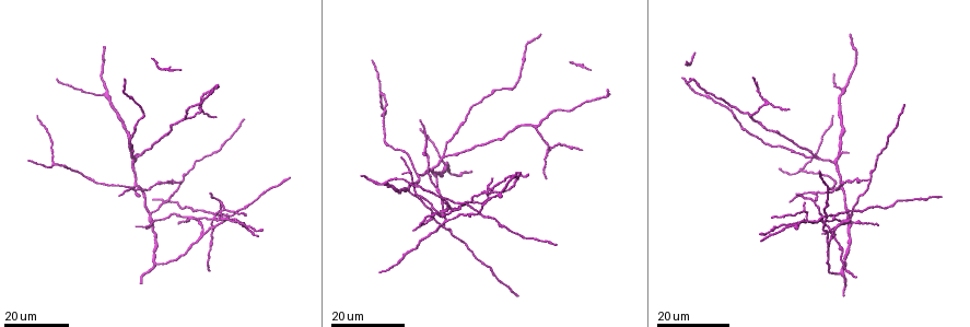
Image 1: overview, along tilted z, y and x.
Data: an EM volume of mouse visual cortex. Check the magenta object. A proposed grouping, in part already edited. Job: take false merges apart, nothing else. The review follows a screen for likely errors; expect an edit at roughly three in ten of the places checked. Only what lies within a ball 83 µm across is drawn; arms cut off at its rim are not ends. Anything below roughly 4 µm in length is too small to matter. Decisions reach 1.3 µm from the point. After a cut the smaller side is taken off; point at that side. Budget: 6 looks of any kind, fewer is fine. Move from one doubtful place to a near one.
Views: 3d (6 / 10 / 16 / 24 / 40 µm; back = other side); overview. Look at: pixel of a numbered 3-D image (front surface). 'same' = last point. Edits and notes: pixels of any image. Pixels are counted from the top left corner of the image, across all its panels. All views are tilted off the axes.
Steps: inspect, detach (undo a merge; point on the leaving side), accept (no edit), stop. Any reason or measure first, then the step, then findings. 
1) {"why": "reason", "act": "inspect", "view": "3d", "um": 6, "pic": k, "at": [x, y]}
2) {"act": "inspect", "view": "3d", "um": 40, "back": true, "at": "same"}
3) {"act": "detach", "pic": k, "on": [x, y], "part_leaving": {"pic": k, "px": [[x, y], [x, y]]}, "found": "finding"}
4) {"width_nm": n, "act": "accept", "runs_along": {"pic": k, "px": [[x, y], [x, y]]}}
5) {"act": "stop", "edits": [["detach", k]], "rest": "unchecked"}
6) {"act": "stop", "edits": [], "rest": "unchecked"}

{"why": "side arm on a straight run", "act": "inspect", "view": "3d", "um": 16, "pic": 1, "at": [848, 85]}

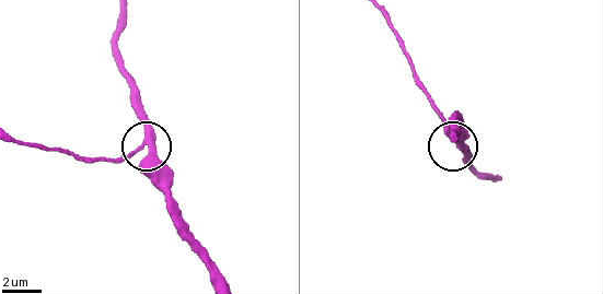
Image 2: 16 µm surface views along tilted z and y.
{"act": "inspect", "view": "3d", "um": 6, "pic": 2, "at": [148, 138]}

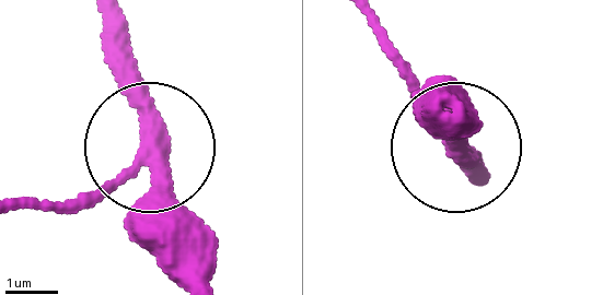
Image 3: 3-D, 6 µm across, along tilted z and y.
{"width_nm": 300, "act": "accept", "runs_along": {"pic": 3, "px": [[206, 280], [115, 16]]}, "found": "continuous, no second neuron"}

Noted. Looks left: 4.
{"why": "thin arm on a thick one", "act": "inspect", "view": "3d", "um": 24, "pic": 1, "at": [379, 94]}

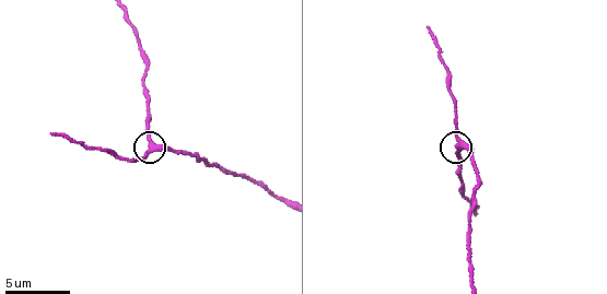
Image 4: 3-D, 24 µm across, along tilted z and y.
{"act": "inspect", "view": "3d", "um": 10, "pic": 4, "at": [458, 140]}

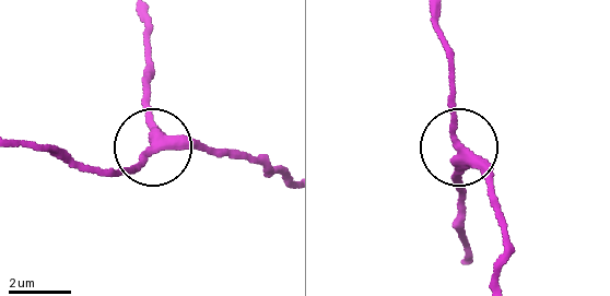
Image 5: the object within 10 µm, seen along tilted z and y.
{"width_nm": 330, "act": "accept", "runs_along": {"pic": 5, "px": [[288, 179], [255, 160], [214, 151], [148, 150], [118, 175]]}, "found": "one neuron here"}

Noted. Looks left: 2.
{"why": "side arm on a straight run", "act": "inspect", "view": "3d", "um": 16, "pic": 1, "at": [201, 236]}

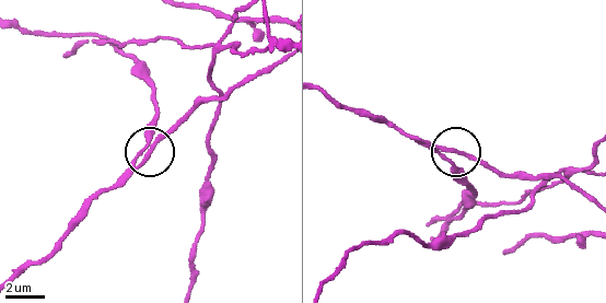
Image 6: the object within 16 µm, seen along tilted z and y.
{"act": "inspect", "view": "3d", "um": 6, "pic": 6, "at": [142, 158]}

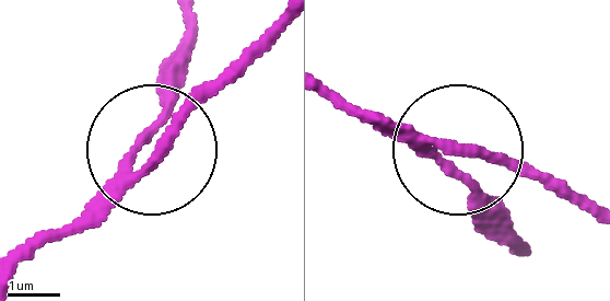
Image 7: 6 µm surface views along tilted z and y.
{"width_nm": 200, "act": "detach", "pic": 7, "on": [460, 175], "part_leaving": {"pic": 7, "px": [[408, 138], [525, 249]]}, "found": "two neurons meet here"}

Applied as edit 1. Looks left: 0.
{"act": "stop", "edits": [["detach", 7]], "rest": "unchecked"}

